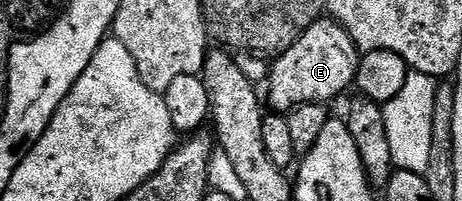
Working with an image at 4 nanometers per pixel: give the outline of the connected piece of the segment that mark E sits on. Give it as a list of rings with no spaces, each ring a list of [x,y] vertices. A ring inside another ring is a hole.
[[[322,18],[317,20],[282,56],[272,61],[267,77],[269,84],[268,107],[274,112],[289,113],[301,104],[330,102],[340,92],[345,92],[354,83],[357,67],[360,66],[362,53],[357,43],[347,34],[338,20]]]

